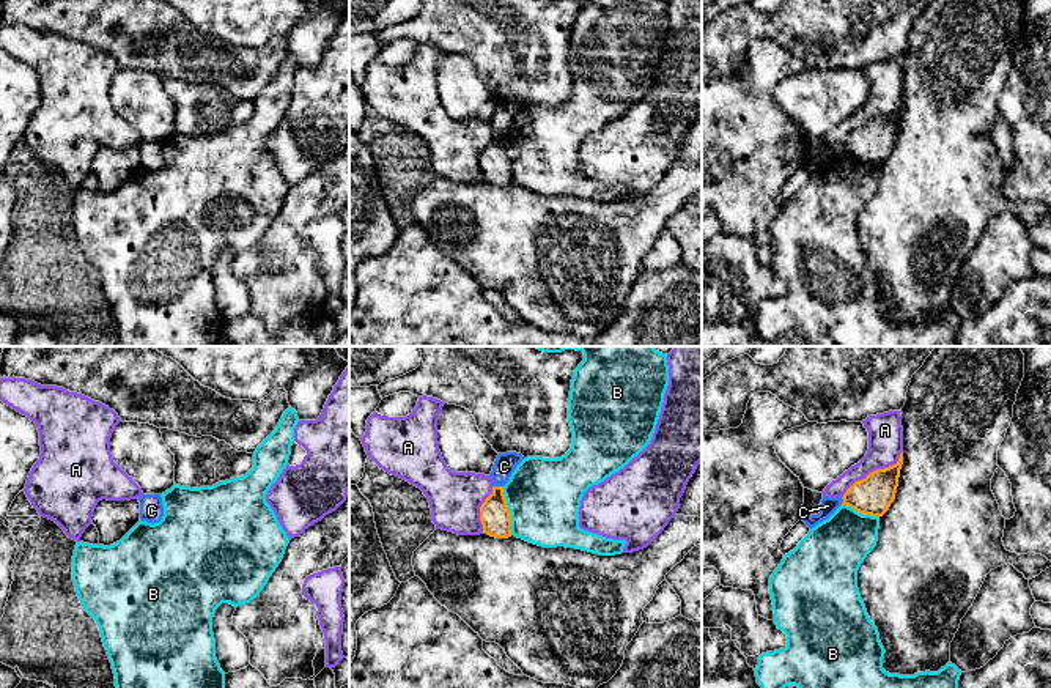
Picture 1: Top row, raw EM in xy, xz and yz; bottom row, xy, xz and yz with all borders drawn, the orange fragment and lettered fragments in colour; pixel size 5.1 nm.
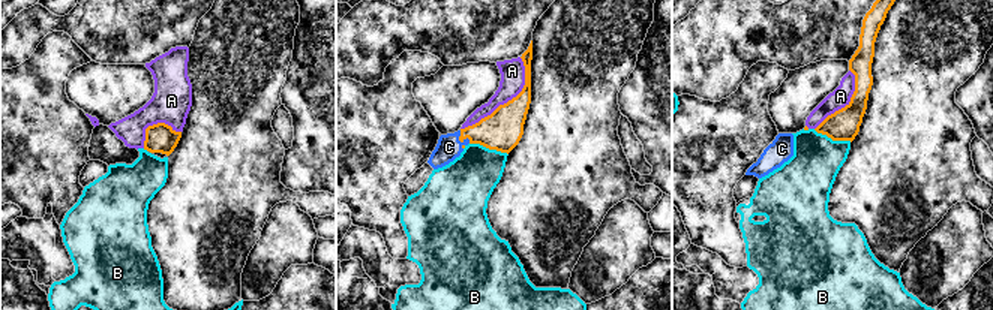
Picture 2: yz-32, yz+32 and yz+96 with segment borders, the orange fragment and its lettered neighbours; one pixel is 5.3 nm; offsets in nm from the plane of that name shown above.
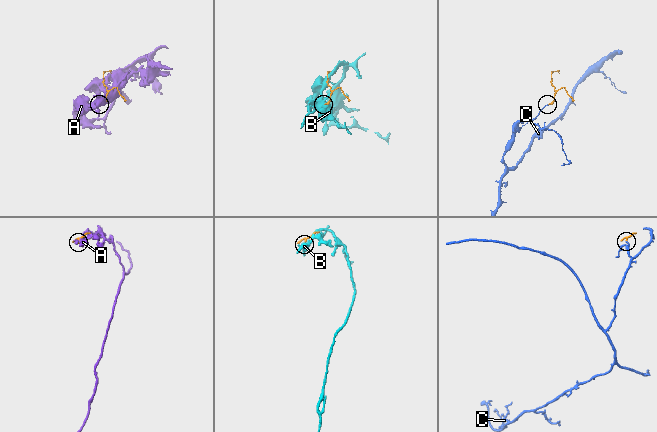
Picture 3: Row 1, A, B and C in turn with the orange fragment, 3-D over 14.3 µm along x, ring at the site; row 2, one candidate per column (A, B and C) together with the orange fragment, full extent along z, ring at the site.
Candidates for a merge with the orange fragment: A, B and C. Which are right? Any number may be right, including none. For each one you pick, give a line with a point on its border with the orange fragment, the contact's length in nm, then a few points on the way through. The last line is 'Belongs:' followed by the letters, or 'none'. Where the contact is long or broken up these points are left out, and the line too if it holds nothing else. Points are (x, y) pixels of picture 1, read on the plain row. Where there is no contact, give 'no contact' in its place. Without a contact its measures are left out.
C: xz (497, 134) | 60 nm | across xz (494, 162), (497, 134), (504, 114)
Belongs: C

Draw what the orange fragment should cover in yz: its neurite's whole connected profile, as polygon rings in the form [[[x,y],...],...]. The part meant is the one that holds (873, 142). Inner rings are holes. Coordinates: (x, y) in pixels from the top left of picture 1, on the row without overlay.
[[[903,99],[895,112],[876,117],[854,129],[842,145],[823,143],[820,161],[802,165],[812,176],[828,167],[840,153],[848,153],[862,162],[883,164],[895,146]]]

